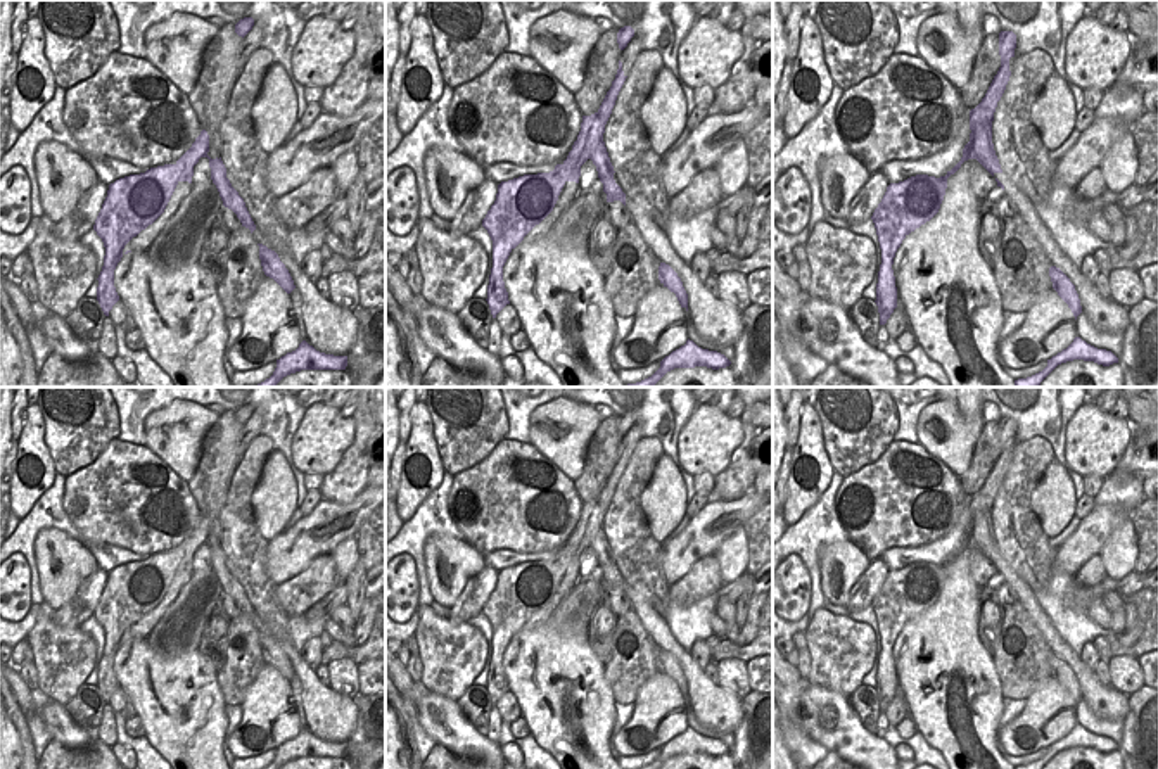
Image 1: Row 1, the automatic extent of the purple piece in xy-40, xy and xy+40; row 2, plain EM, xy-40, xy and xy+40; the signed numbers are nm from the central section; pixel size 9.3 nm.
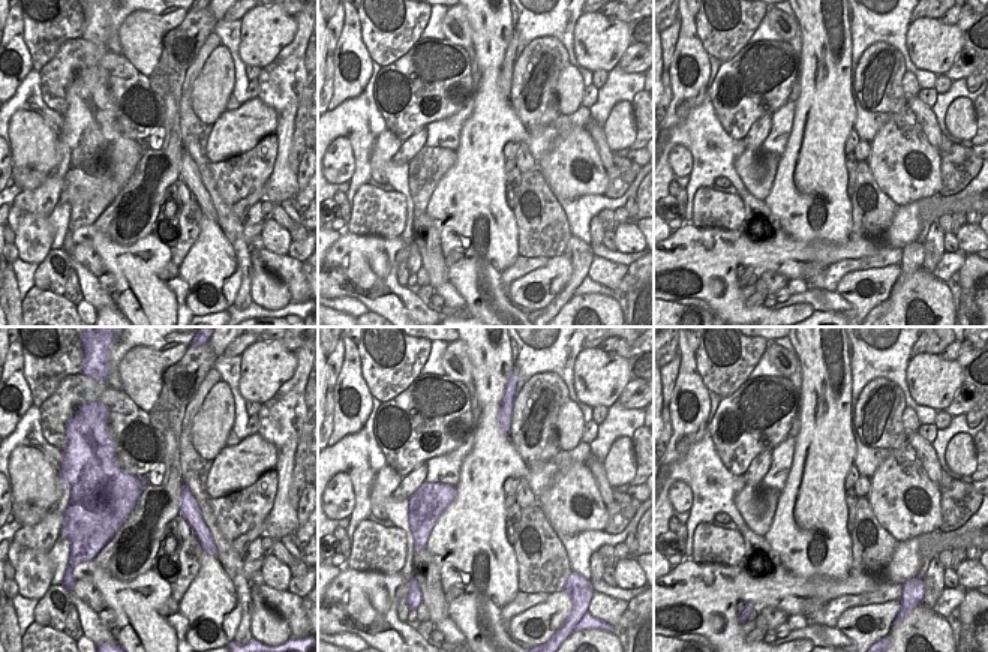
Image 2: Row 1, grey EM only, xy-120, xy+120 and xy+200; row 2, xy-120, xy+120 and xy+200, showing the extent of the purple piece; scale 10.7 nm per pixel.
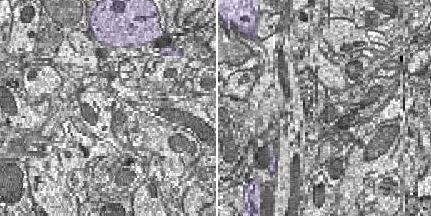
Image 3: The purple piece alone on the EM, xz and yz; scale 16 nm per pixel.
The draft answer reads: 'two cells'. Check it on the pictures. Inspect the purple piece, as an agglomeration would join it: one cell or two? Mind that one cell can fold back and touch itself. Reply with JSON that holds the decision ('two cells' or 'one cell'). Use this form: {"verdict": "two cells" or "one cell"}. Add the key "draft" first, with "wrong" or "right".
{"draft": "wrong", "verdict": "one cell"}

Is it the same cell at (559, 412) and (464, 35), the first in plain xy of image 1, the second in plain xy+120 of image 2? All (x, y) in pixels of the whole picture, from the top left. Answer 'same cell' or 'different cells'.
same cell

